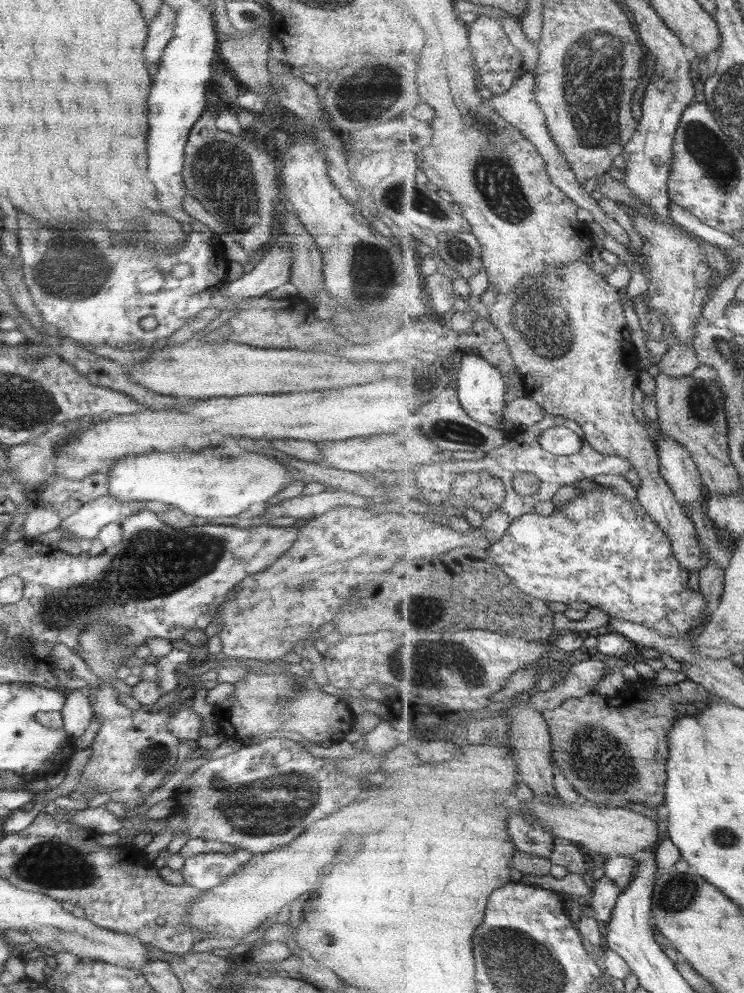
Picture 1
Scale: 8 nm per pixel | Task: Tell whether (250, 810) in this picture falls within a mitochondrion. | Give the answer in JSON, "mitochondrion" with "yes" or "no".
{"mitochondrion":"yes"}

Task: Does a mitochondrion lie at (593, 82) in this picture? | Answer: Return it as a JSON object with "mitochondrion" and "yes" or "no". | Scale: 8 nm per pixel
{"mitochondrion":"yes"}

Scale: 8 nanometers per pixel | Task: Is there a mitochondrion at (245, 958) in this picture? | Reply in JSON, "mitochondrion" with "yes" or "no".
{"mitochondrion":"no"}

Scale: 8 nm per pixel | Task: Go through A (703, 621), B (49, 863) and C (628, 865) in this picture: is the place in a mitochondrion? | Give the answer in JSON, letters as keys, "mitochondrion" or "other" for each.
{"A":"other","B":"mitochondrion","C":"other"}

